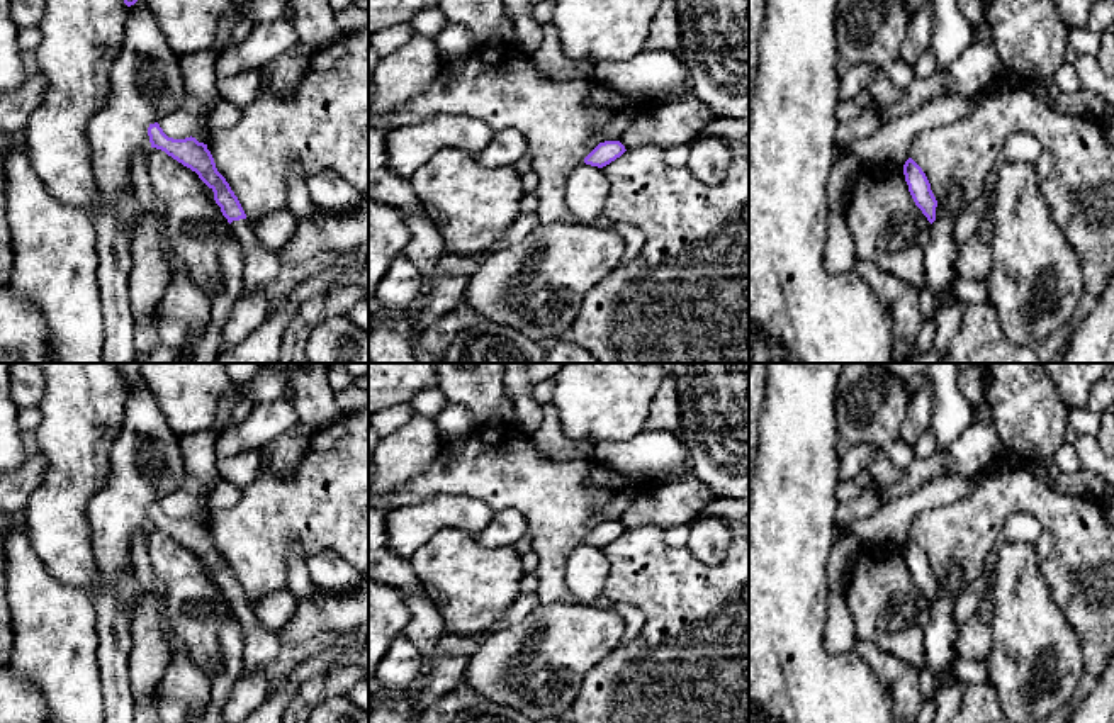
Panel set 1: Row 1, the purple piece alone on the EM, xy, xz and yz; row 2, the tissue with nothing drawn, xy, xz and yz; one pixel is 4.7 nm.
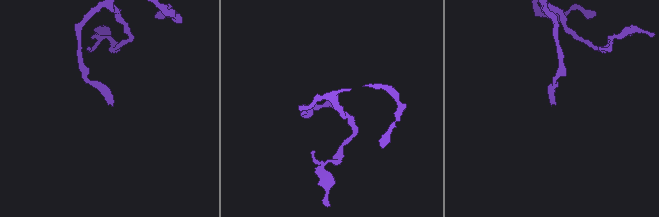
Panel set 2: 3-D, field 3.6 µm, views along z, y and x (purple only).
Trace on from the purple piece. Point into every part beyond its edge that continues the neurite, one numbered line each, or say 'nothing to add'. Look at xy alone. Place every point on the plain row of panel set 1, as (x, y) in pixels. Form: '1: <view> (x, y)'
1: xy (262, 647)

